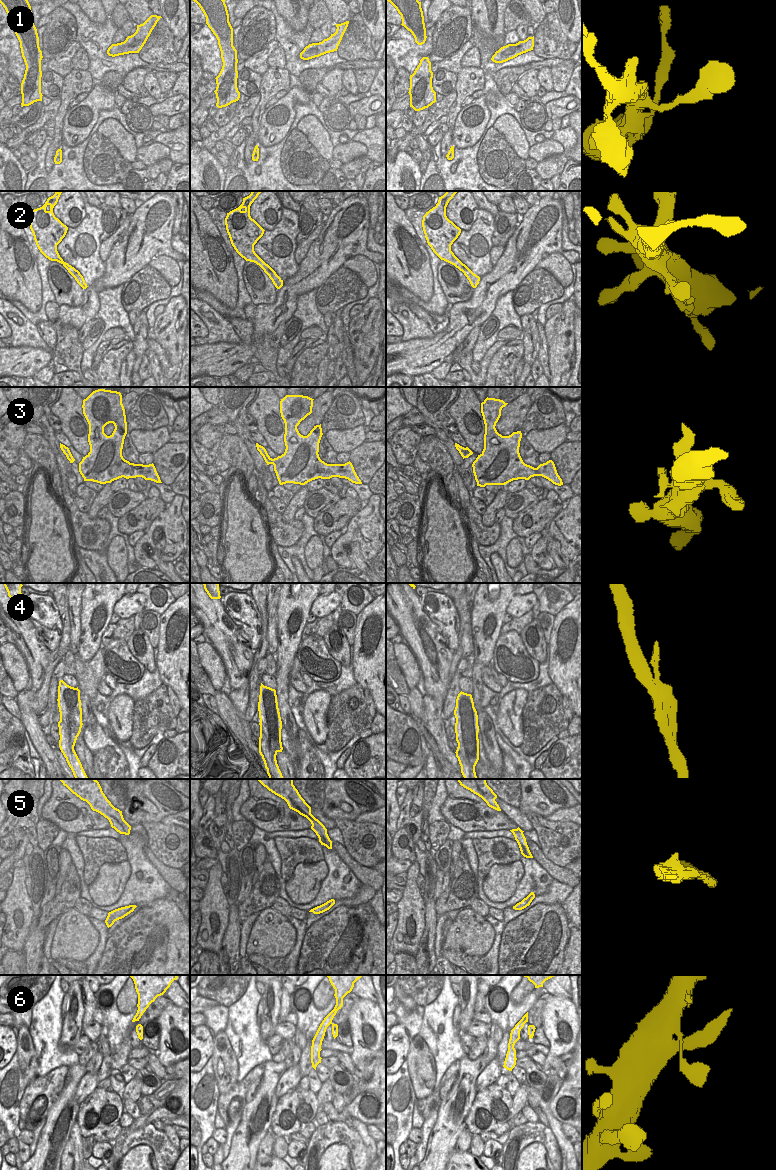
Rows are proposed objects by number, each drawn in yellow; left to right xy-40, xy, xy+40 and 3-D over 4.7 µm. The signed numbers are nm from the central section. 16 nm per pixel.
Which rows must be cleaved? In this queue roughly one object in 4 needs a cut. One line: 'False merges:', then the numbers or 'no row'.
False merges: 4

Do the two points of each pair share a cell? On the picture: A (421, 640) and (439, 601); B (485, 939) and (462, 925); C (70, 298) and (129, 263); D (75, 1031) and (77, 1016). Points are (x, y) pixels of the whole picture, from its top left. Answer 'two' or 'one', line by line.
A: two
B: one
C: two
D: one

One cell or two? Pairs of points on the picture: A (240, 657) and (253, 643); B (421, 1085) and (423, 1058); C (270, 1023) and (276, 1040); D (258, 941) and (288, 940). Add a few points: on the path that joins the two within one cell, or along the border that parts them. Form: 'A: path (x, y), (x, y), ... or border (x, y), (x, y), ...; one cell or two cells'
A: border (241, 643), (254, 650); two cells
B: path (422, 1078), (422, 1065); one cell
C: border (275, 1034), (266, 1042); two cells
D: path (265, 940), (281, 940); one cell

